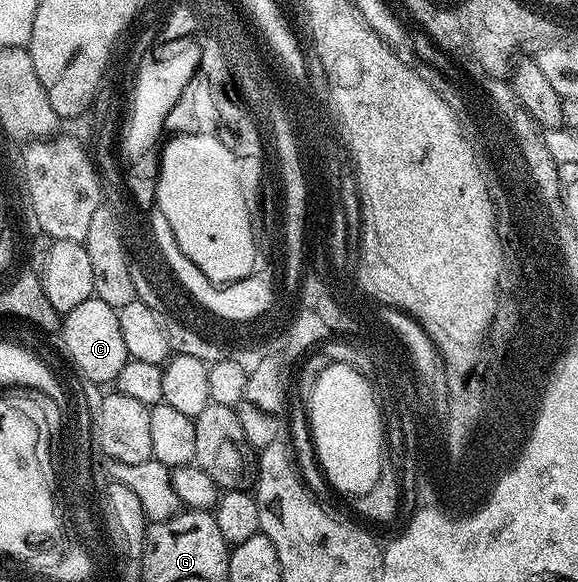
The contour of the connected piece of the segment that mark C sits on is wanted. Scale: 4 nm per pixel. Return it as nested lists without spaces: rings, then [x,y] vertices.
[[[94,295],[65,314],[62,318],[61,337],[72,363],[95,385],[114,382],[121,367],[125,367],[129,360],[125,338],[121,336],[118,312],[109,307],[109,303],[101,303],[101,299]]]

